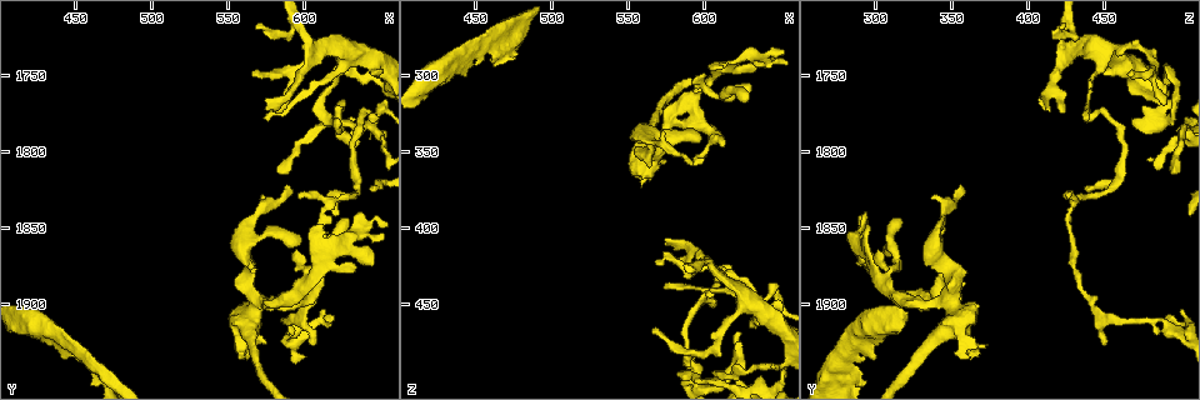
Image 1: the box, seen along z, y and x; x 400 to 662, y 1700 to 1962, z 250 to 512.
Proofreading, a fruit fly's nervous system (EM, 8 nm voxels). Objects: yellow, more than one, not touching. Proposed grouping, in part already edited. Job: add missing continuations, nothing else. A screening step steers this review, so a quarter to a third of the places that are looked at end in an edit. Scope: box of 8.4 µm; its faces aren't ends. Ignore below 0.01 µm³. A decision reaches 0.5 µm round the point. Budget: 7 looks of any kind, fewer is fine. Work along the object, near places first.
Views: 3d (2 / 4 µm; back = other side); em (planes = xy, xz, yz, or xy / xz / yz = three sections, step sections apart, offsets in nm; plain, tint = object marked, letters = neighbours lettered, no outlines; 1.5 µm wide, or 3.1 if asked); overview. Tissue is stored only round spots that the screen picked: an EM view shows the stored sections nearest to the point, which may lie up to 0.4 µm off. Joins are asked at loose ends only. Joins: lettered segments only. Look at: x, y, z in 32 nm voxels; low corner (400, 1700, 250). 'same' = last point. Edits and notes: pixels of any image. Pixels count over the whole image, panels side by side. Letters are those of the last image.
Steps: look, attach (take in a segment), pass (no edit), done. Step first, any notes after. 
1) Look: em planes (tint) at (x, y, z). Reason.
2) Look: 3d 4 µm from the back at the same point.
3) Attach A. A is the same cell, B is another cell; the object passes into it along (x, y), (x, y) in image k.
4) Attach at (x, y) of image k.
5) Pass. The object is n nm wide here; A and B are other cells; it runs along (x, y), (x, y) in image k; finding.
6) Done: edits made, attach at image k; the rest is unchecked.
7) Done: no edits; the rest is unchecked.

Look: 3d 4 µm at (576, 1772, 410). An open end.

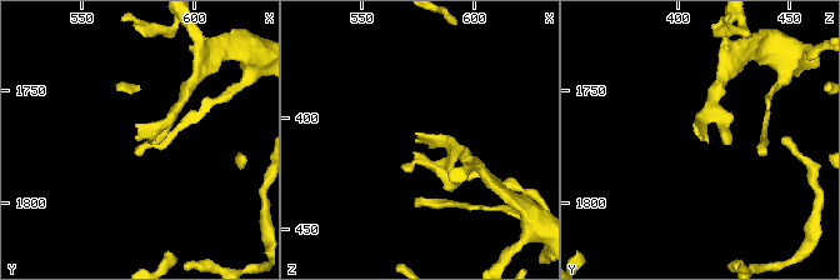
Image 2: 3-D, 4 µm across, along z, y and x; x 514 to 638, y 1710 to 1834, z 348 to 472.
Look: em planes (letters) at (574, 1771, 411).

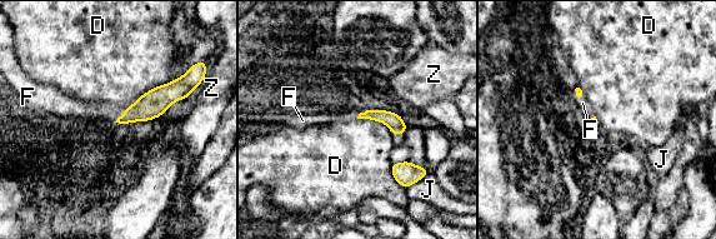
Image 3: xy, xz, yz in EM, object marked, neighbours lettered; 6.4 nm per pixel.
Attach F. F is the same cell, D, J and Z are other cells; the object passes into it along (154, 103), (120, 116), (83, 110) in image 3; the neuron continues.

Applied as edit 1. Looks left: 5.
Look: 3d 4 µm at (614, 1848, 294). Tapers out.

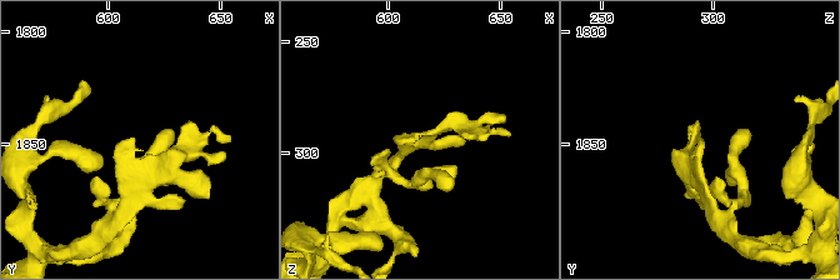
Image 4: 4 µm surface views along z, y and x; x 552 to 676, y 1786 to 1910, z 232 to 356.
Look: em planes (letters) at (611, 1847, 293). Now the EM.

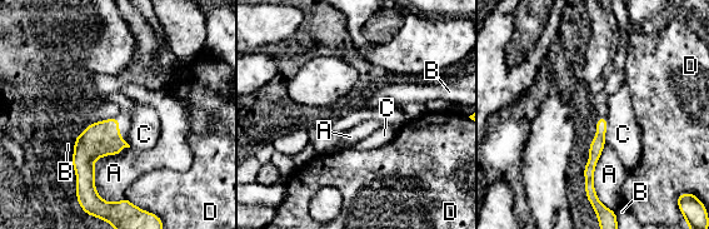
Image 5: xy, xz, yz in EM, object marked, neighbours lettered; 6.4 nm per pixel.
Pass. The object is 80 nm wide here; the longest contact is with A, 340 nm; A, B, C and D are other cells; no lettered segment goes on from it.

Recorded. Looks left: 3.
Look: em xz step 4 (letters) at (606, 1924, 454). Branch stops here.

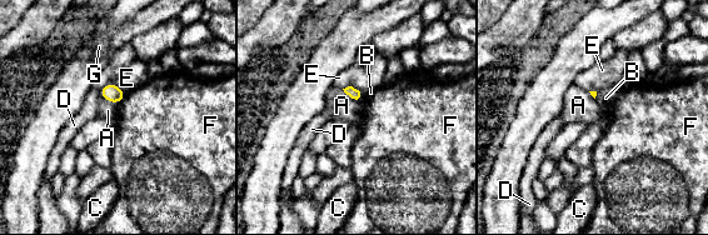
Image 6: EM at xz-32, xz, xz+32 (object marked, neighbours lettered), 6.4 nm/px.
Look: em planes (letters) at the same point.

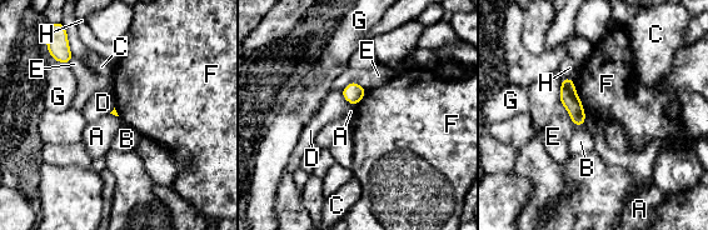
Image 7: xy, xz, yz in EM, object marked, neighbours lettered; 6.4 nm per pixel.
Pass. A, B, C, D, E, F, G and H are other cells; a border runs along (572, 79), (576, 94), (587, 116) in image 7; none of them fits.

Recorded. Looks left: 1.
Done: edits made, attach at image 3; the rest is unchecked.

